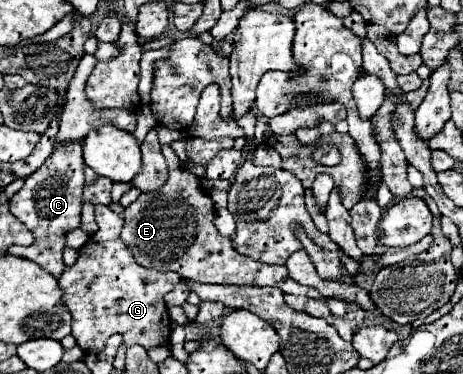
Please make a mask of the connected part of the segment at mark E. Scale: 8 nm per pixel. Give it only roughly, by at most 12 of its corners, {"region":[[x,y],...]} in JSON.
{"region":[[161,152],[169,180],[123,212],[137,264],[203,284],[321,298],[283,264],[235,252],[209,194]]}

